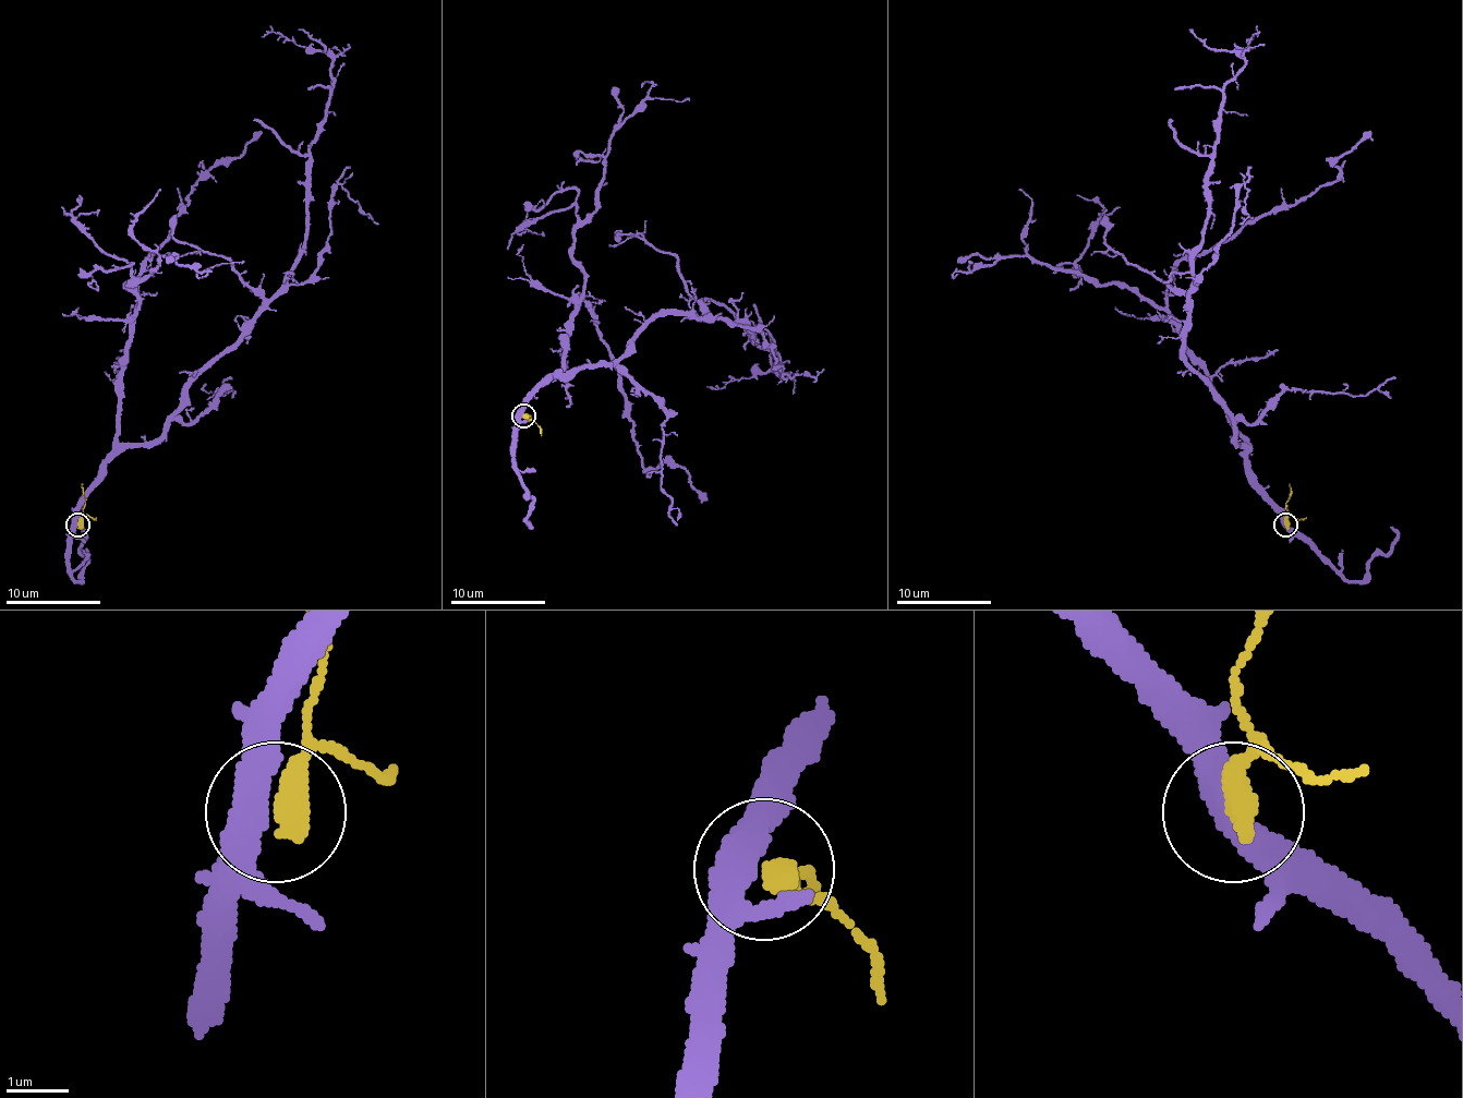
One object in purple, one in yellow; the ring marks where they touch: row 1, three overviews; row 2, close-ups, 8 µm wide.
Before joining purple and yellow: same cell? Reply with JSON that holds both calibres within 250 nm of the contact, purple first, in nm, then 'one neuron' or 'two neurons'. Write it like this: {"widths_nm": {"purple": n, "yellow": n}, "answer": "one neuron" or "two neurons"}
{"widths_nm": {"purple": 480, "yellow": 460}, "answer": "two neurons"}

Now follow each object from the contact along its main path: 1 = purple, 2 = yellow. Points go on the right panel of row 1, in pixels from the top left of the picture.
1: (1285, 523), (1237, 443), (1235, 417), (1185, 361), (1187, 292), (1204, 230), (1216, 120), (1223, 89), (1256, 37)
2: (1285, 523), (1290, 483)

